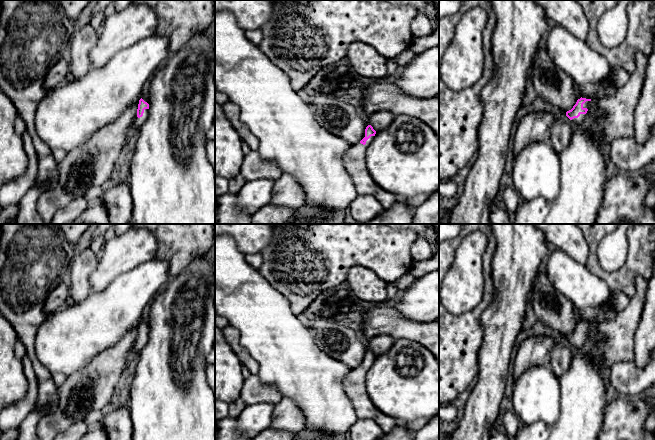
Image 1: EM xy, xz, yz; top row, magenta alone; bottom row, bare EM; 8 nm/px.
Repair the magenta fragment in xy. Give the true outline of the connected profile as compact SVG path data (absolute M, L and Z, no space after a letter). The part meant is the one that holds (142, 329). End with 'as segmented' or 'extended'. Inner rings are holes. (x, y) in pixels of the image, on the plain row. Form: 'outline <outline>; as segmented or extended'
outline M141 322L138 325L137 340L134 342L130 355L128 358L128 363L134 356L139 356L140 351L146 345L149 338L149 324L147 322Z; extended

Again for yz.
outline M643 277L636 279L636 292L625 309L617 313L610 321L602 324L592 325L591 323L578 322L573 332L566 336L566 340L571 344L572 349L582 348L594 336L595 333L601 333L602 338L596 341L589 351L589 357L598 370L608 375L612 366L617 362L628 362L634 360L634 334L638 328L642 316L643 304L646 299L647 284Z; extended

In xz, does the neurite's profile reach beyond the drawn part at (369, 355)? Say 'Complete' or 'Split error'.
Split error

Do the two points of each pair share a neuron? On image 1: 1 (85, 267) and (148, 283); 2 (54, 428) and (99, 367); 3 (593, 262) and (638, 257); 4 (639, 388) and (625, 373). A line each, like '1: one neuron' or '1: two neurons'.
1: two neurons
2: one neuron
3: one neuron
4: one neuron

